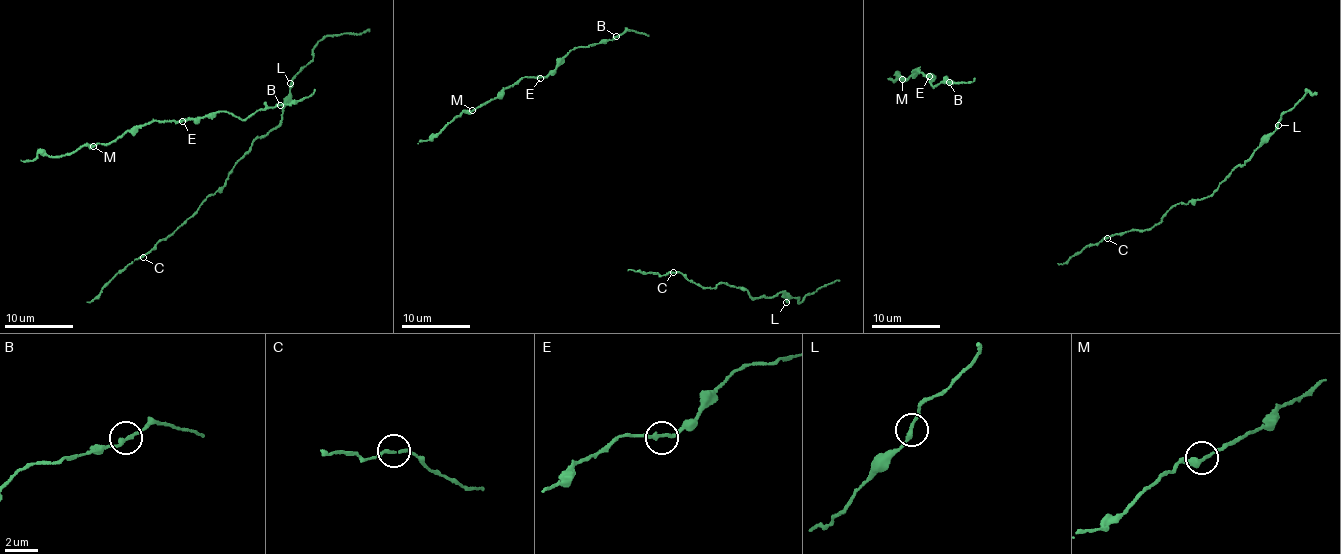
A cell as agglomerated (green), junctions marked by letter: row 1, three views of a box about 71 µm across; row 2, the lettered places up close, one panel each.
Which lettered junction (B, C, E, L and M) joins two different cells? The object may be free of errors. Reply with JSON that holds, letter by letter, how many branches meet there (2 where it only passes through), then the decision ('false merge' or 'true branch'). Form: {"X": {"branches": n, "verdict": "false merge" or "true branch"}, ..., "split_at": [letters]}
{"B": {"branches": 2, "verdict": "false merge"}, "C": {"branches": 2, "verdict": "true branch"}, "E": {"branches": 2, "verdict": "true branch"}, "L": {"branches": 2, "verdict": "true branch"}, "M": {"branches": 2, "verdict": "true branch"}, "split_at": ["B"]}

